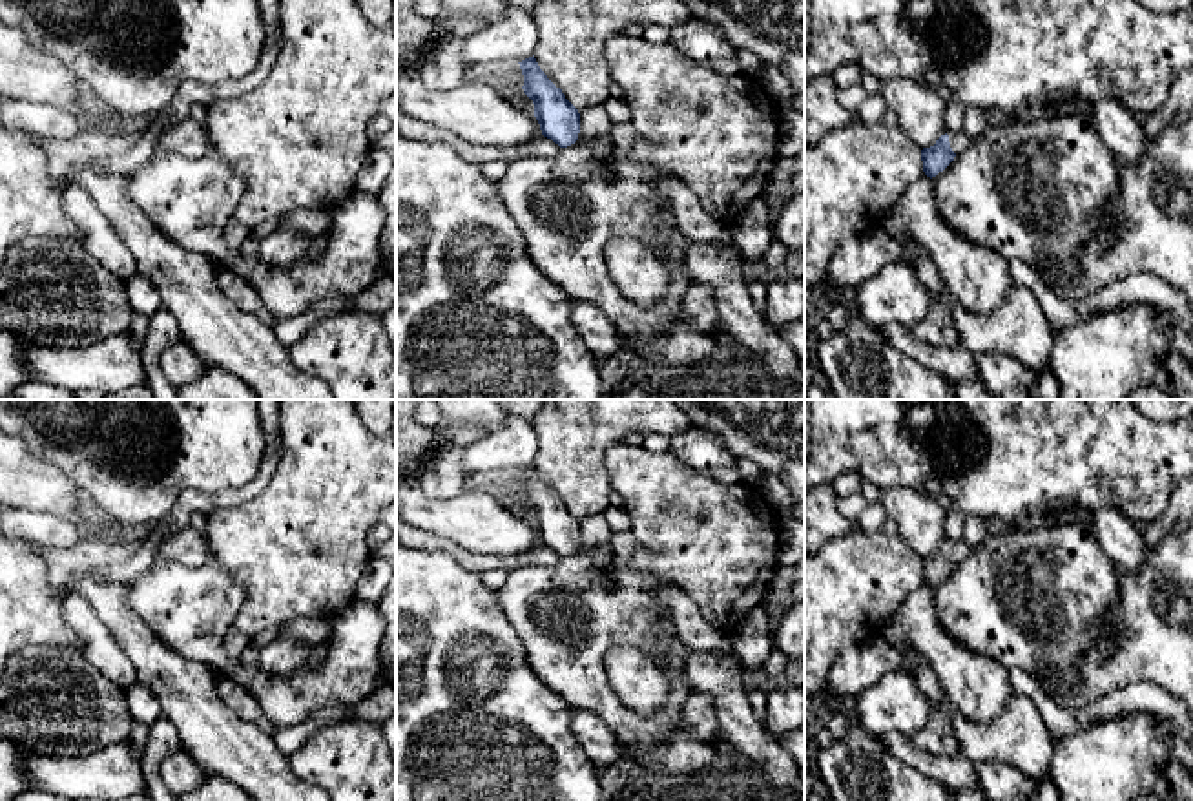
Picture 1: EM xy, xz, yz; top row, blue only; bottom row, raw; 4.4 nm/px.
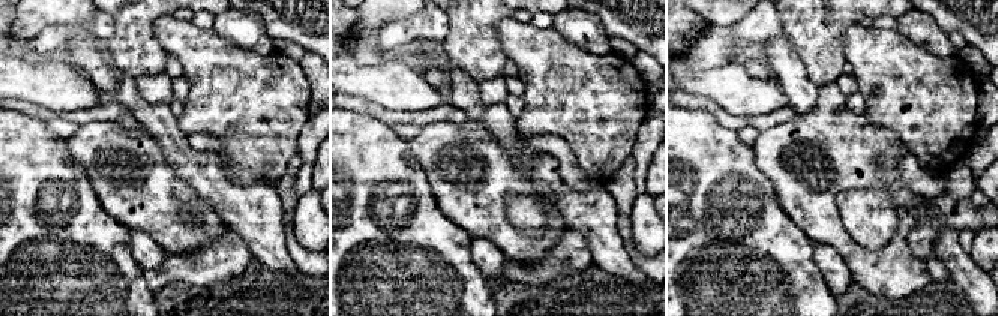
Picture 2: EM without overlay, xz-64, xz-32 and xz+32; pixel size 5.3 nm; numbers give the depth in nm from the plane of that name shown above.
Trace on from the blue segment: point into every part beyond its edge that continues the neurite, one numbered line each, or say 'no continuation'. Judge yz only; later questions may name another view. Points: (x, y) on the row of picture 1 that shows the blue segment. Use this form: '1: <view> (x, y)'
1: yz (960, 141)

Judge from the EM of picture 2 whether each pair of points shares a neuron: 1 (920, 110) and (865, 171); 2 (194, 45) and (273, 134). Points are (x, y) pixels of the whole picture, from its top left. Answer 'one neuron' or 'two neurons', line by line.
1: two neurons
2: one neuron

